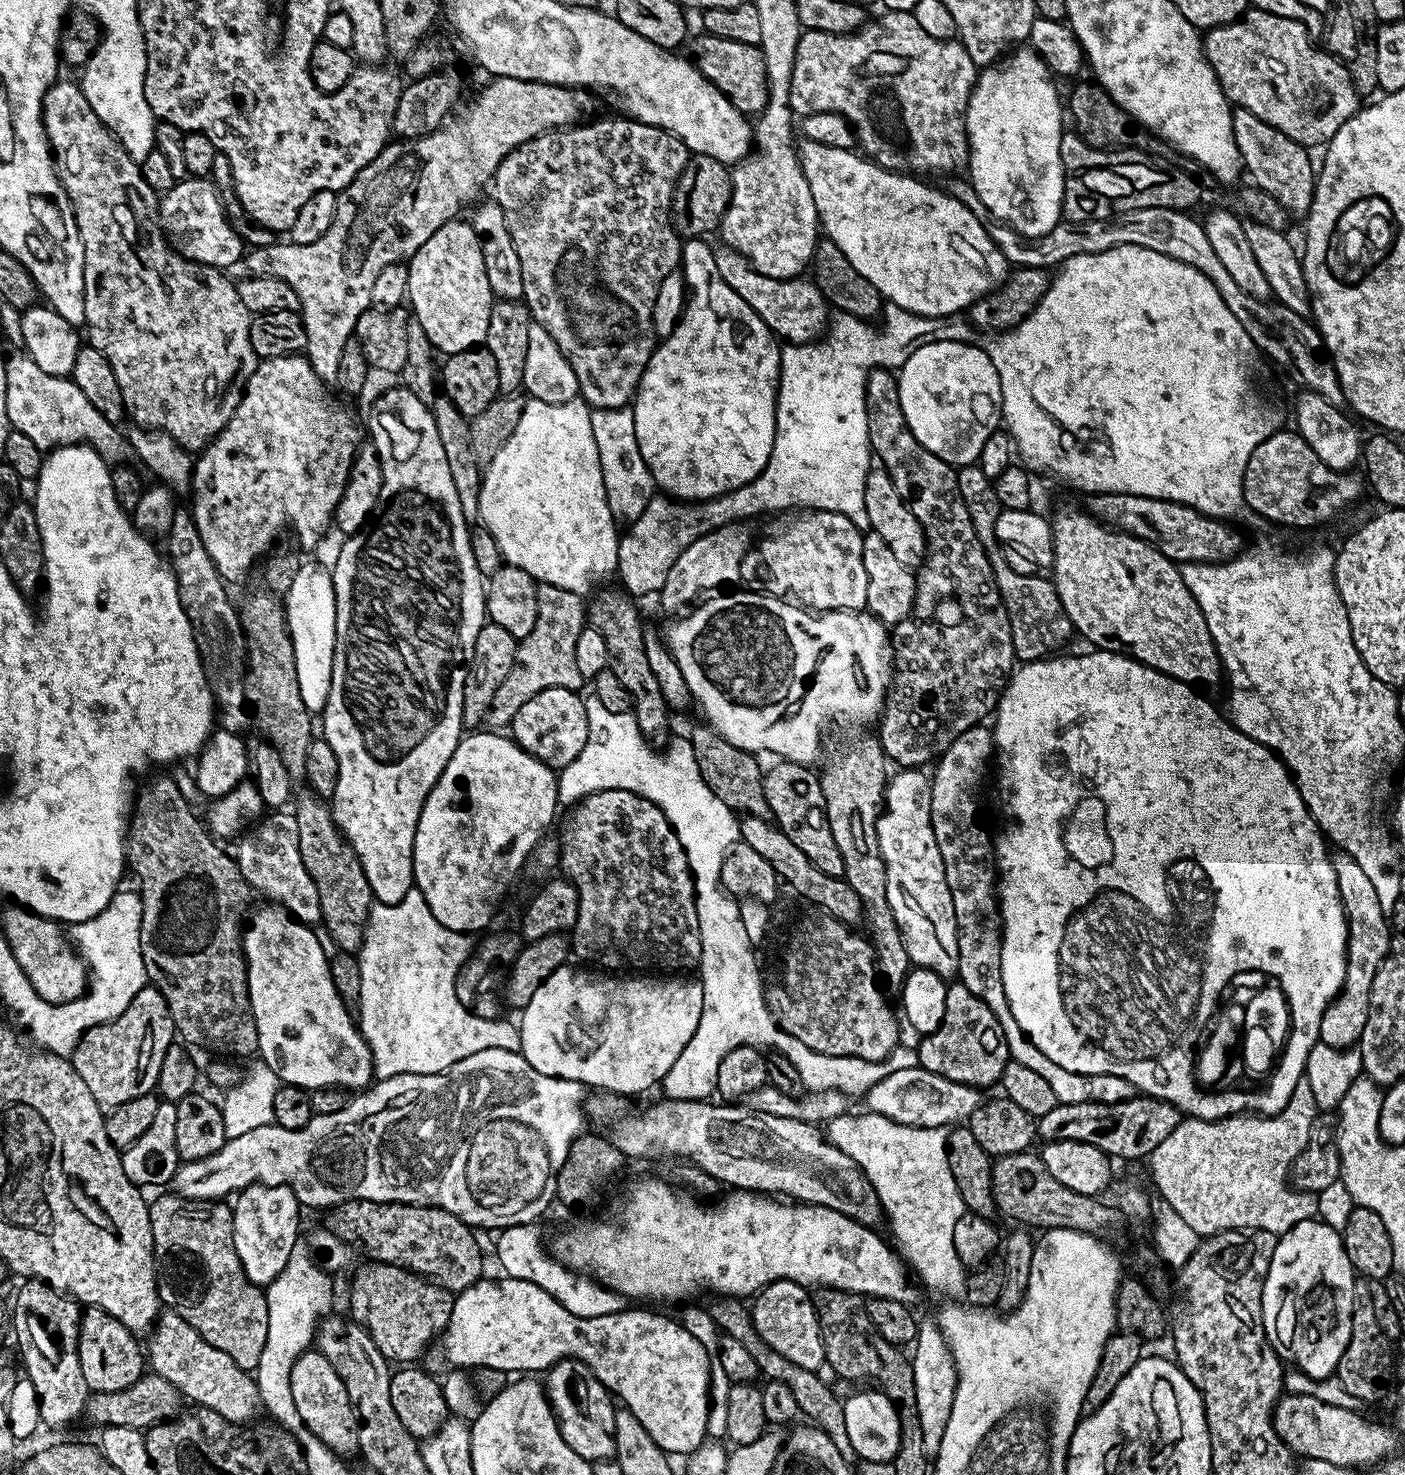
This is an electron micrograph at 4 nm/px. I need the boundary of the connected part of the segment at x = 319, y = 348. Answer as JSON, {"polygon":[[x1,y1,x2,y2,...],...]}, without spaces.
{"polygon":[[497,76,487,82,489,84,477,94,476,101,469,106,465,116,457,120,449,119,436,131,417,140,397,139,385,144,383,150,352,181,339,189,334,222,330,222,330,230,326,230,318,242,277,242,251,249,243,257,242,264,248,267,249,277,273,276,294,286,294,294,298,294,300,312,308,329,306,355,321,380,335,381,342,346,353,339,358,318,373,307,370,289,374,287,378,274,382,274,386,266,411,260,422,242,434,234,434,230,457,219,460,211,464,207,467,209,487,184,489,187,493,183,498,166,519,144,538,138,543,132,555,132,575,125,583,121,587,117,584,115,592,108,593,93,582,88,563,88,557,84,505,76]]}

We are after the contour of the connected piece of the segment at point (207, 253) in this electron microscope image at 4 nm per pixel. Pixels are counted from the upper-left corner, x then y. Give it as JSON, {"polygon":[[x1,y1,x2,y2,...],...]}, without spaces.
{"polygon":[[185,178,177,182,169,192,163,193,159,202,160,226,171,237,172,249,178,254,182,254,187,260,221,270,228,270,231,264,241,263,246,245,230,226,220,195,216,193,211,179]]}

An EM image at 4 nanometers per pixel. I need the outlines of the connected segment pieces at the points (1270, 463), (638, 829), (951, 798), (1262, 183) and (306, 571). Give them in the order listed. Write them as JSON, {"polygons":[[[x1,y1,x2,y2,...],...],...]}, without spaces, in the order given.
{"polygons":[[[1277,430,1270,438,1266,438,1258,446,1258,450,1254,450,1254,454,1250,454,1250,462,1246,462,1246,474,1244,475,1244,502,1245,505,1250,509,1253,508,1258,515,1264,520,1273,520,1276,524,1293,524,1296,528,1312,528,1315,524,1324,524,1327,520,1332,520,1335,518,1339,512,1344,512,1356,499,1360,496,1360,482,1362,486,1362,480,1355,471,1349,470,1347,472,1339,472,1334,470,1330,466,1326,466,1318,458,1318,454,1314,454,1314,450,1310,450,1310,446,1301,438,1300,433,1295,430,1289,430,1289,432,1284,432,1285,430]],[[602,790,585,797,571,809,568,821,564,824,564,833,559,833,560,862,559,871,578,890,578,918,570,936,570,948,580,960,593,960,601,969,608,970,612,963,625,964,628,970,651,970,656,974,676,974,679,968,695,969,700,963,702,942,698,934,698,910,696,909,696,891,692,881,692,871,686,858,686,850,682,842,678,842,678,834,670,826,666,814,654,802,642,798,626,790]],[[976,724,970,730,958,734,954,742,940,753,935,761,934,769,930,776,932,785,932,797,930,798,930,814,932,815,932,825,934,826,934,838,938,838,938,850,942,850,942,862,946,870,946,886,950,886,950,898,954,898,954,918,958,926,958,980,998,1018,1002,1026,1002,1034,1008,1043,1008,1054,1011,1059,1022,1062,1022,1066,1030,1066,1030,1070,1035,1070,1046,1078,1046,1083,1054,1089,1057,1101,1061,1104,1073,1104,1074,1102,1102,1102,1103,1104,1113,1104,1114,1102,1126,1102,1137,1095,1136,1087,1126,1078,1118,1078,1118,1074,1074,1074,1070,1070,1062,1070,1058,1062,1050,1062,1034,1042,1028,1040,1028,1036,1014,1022,1014,1014,1010,1014,1010,1006,1006,1002,1006,990,1002,986,1002,974,1000,973,1000,937,1002,935,1002,925,1000,922,1000,909,998,907,998,872,994,867,994,840,986,829,980,825,980,804,976,799,980,796,980,783,984,780,984,767,994,760,994,741,992,738,992,728,984,724]],[[1236,108,1232,113,1232,129,1234,130,1234,138,1236,139,1236,145,1238,146,1238,150,1240,151,1240,159,1242,161,1243,167,1246,169,1247,175,1248,172,1252,175,1252,184,1255,187,1260,188,1266,194,1270,194,1273,196,1277,202,1281,204,1285,210,1288,211,1289,217,1296,218,1296,216,1300,216,1300,218,1307,217,1308,211,1310,210,1310,206,1312,205,1312,195,1314,194,1314,190,1316,189,1316,177,1317,173,1314,171,1314,164,1312,168,1312,160,1310,157,1309,149,1305,148,1304,145,1299,144,1298,142,1294,142,1290,138,1286,138,1286,134,1282,134,1282,130,1274,130,1274,126,1270,126,1266,122,1262,122,1262,118,1258,118,1254,114,1250,114,1250,110,1246,110,1245,108]],[[301,563,294,586,290,586,286,597,286,611,288,614,288,633,292,636,292,645,296,655,296,673,300,679,302,702,306,702,308,711,313,714,323,713,332,681,332,663,336,649,336,599,334,598,334,582,331,571,320,564]]]}

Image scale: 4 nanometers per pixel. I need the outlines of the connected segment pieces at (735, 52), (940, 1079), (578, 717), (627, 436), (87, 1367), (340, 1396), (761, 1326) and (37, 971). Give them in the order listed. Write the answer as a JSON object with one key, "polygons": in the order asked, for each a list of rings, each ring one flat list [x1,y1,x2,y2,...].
{"polygons":[[[700,34,700,37,696,40,696,45,692,48,692,52,694,63,702,75,738,111,745,114,759,114,764,111,768,101,768,79,766,78,766,62,757,45,730,42,730,38]],[[922,1067,894,1070,886,1074,862,1096,865,1109,885,1115,896,1123,912,1127,956,1126,966,1122,982,1103,981,1089,959,1084,937,1072]],[[551,688,542,690,542,694,534,694,534,698,530,698,530,702,526,702,518,714,514,714,510,725,511,739,516,741,519,748,553,770,570,766,570,762,582,754,587,733,584,696,579,691,571,692,565,688]],[[631,407,595,409,592,413,592,425,594,442,598,442,598,458,602,462,602,482,606,486,606,502,610,502,612,517,618,522,634,521,652,501,654,481,638,450,632,409]],[[88,1306,83,1311,84,1317,79,1317,78,1320,80,1337,76,1339,76,1353,78,1354,78,1362,82,1362,82,1378,86,1378,86,1386,92,1392,126,1390,126,1386,138,1382,138,1378,145,1375,146,1372,146,1356,142,1351,141,1343,139,1346,134,1333,126,1326,122,1326,122,1322,118,1322,118,1318,106,1314,106,1310]],[[309,1350,294,1362,290,1370,290,1391,294,1393,294,1407,302,1418,305,1428,312,1433,332,1452,341,1458,348,1458,358,1448,358,1430,360,1422,356,1419,356,1407,350,1402,350,1394,346,1394,346,1386,342,1378,330,1366,319,1350]],[[776,1280,773,1284,765,1284,759,1292,755,1293,750,1304,750,1313,754,1330,771,1350,776,1350,790,1362,812,1372,826,1363,816,1308,805,1285,795,1284,789,1280]],[[8,906,4,912,2,935,8,940,14,958,18,958,18,966,22,966,26,978,30,978,30,986,34,986,46,1002,61,1004,84,995,88,983,87,967,57,921,29,912,27,908]]]}

